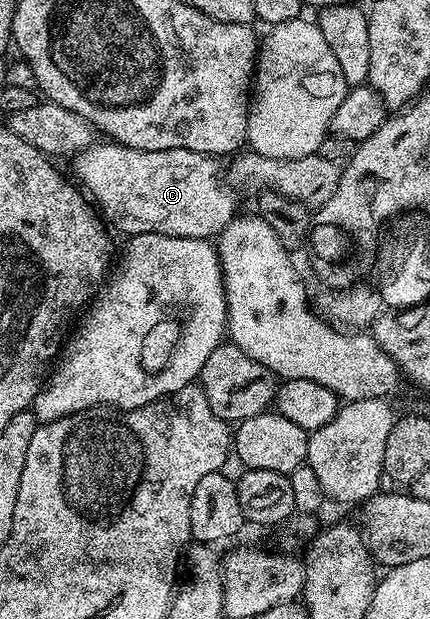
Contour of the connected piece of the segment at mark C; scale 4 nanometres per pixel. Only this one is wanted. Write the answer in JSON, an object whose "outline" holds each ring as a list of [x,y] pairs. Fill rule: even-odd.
{"outline":[[[93,143],[76,154],[75,180],[124,235],[157,233],[216,239],[237,216],[237,194],[222,176],[222,165],[215,156],[185,149],[142,151],[115,143],[103,144]]]}

